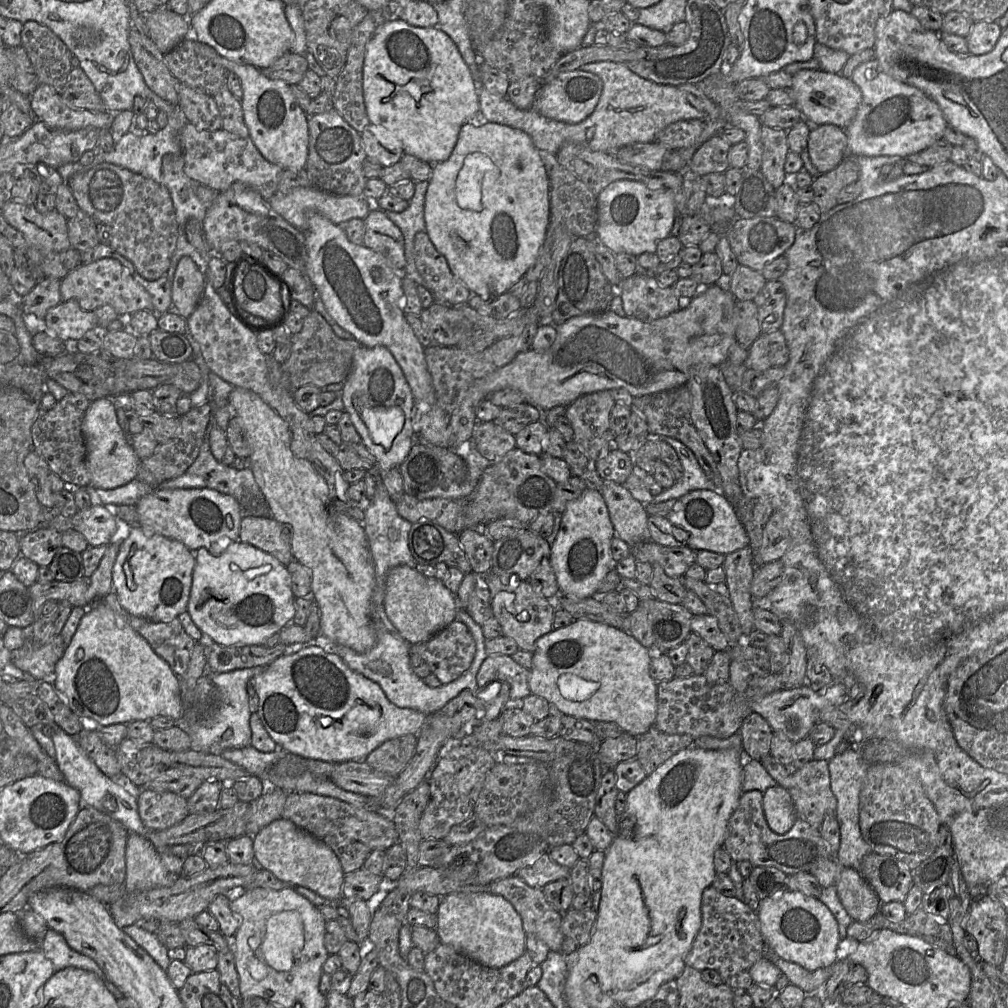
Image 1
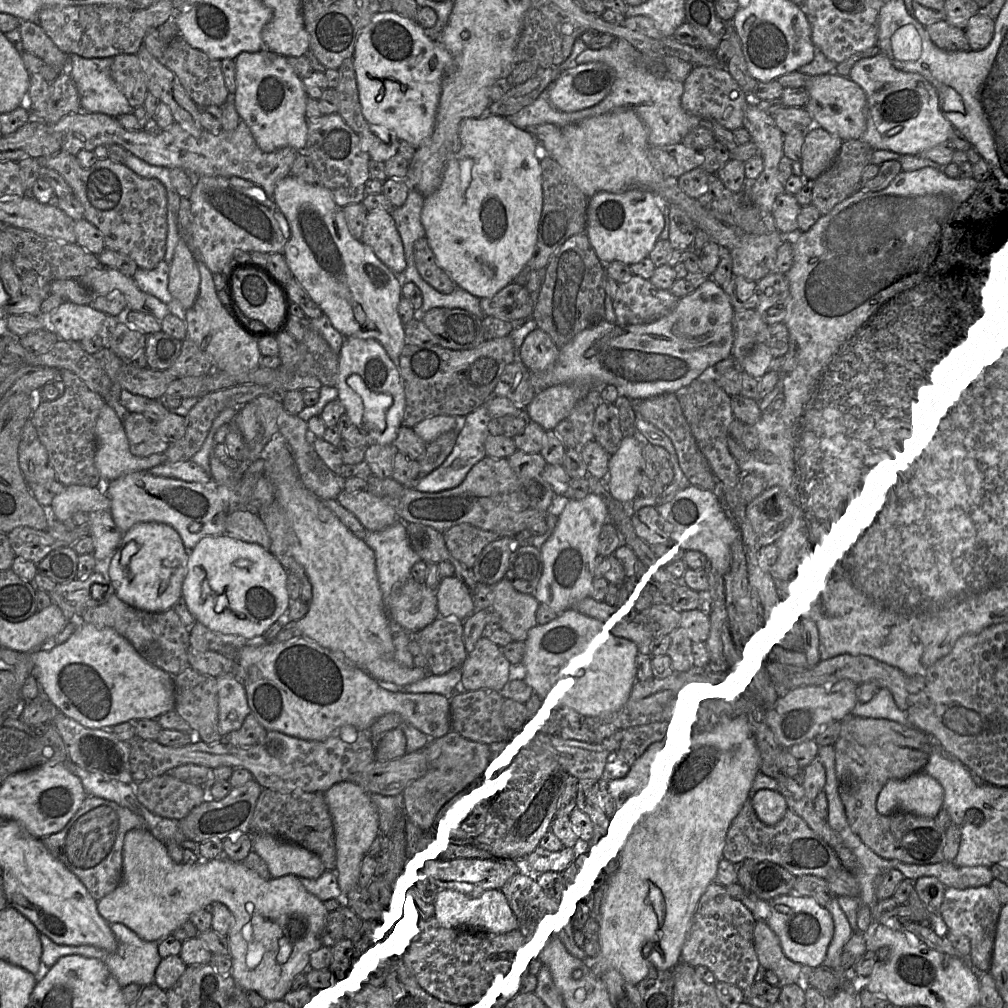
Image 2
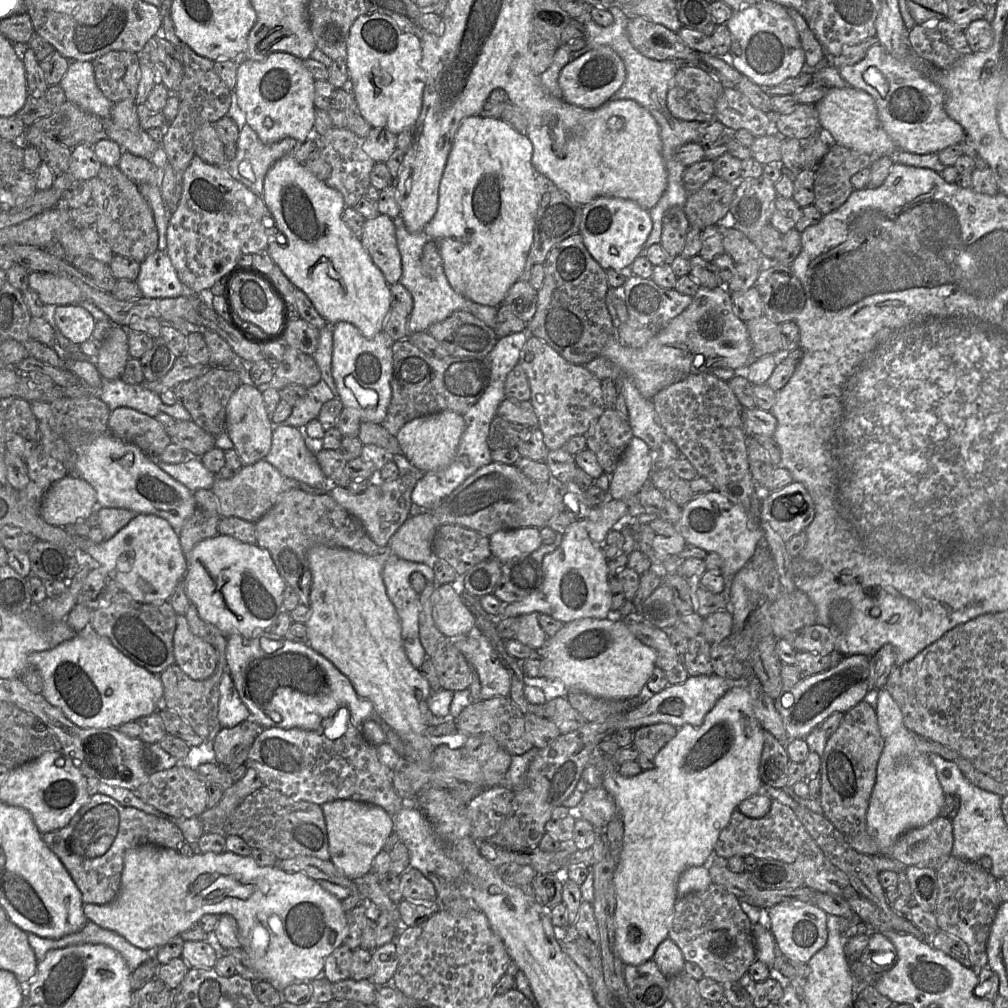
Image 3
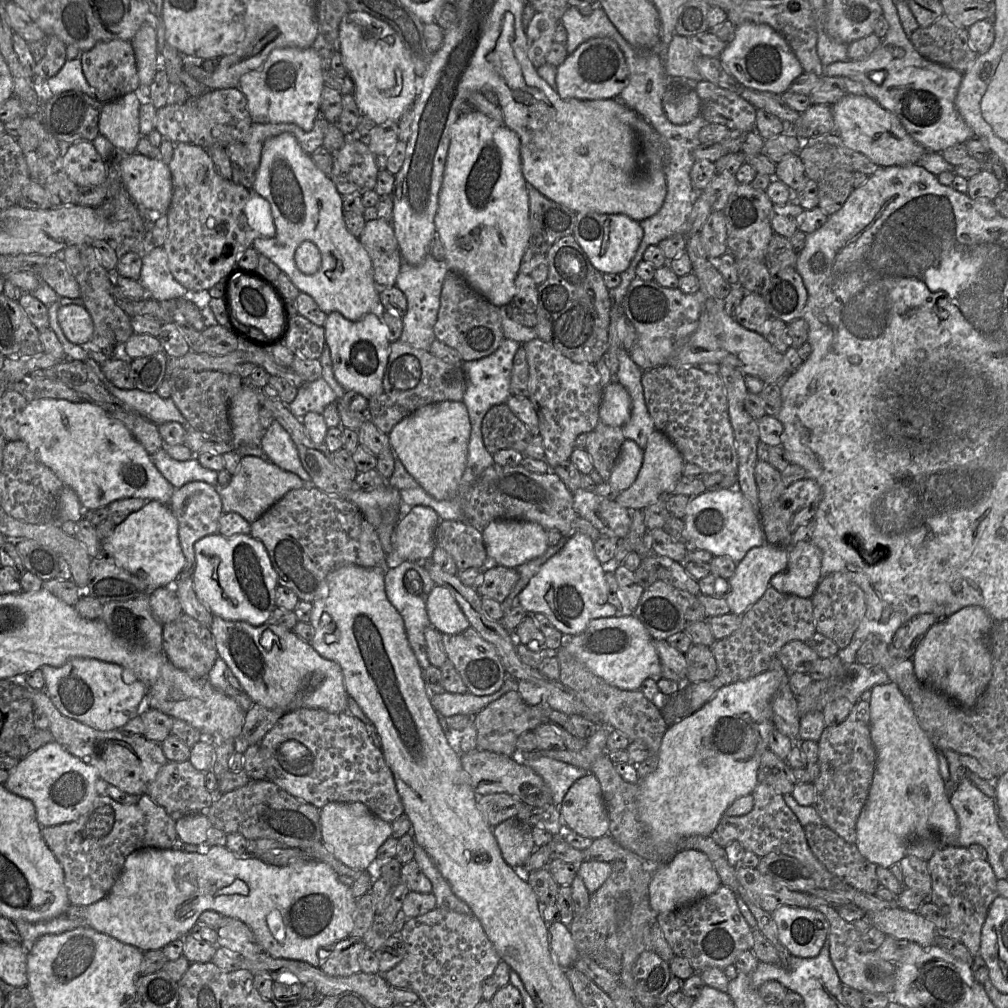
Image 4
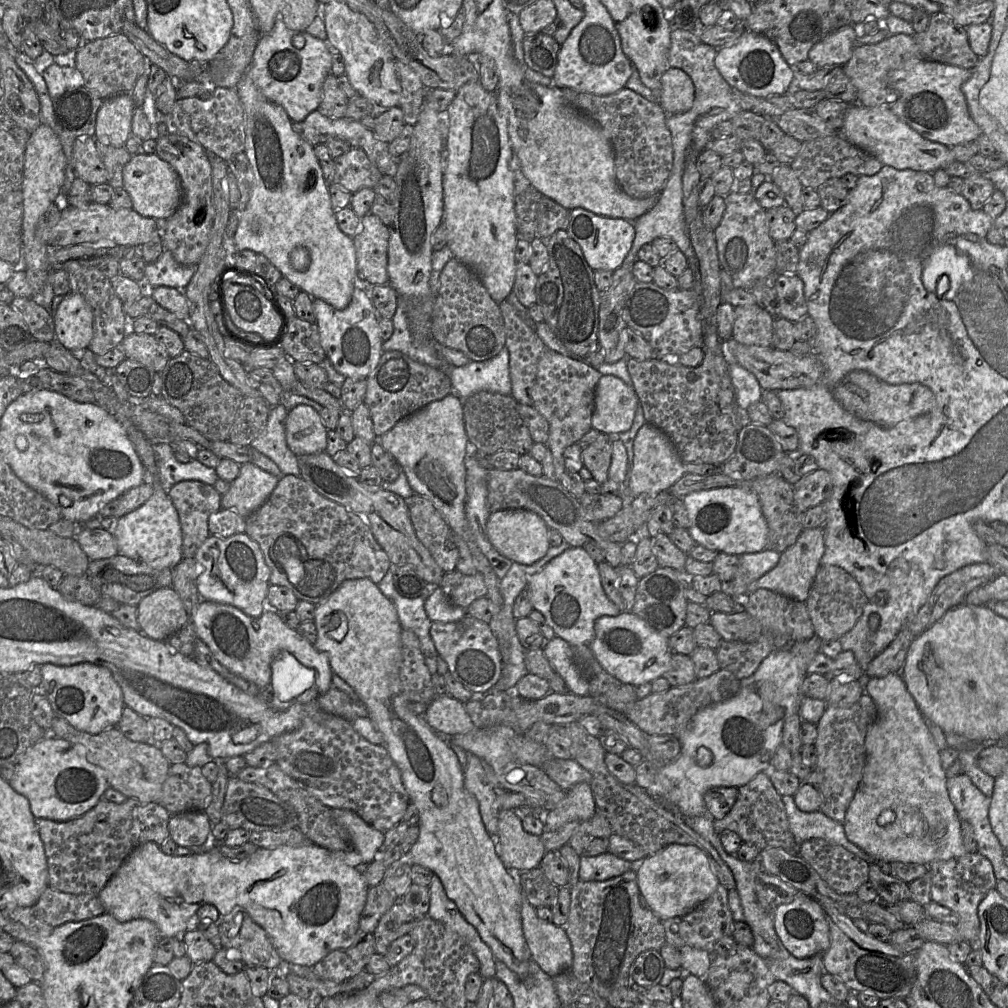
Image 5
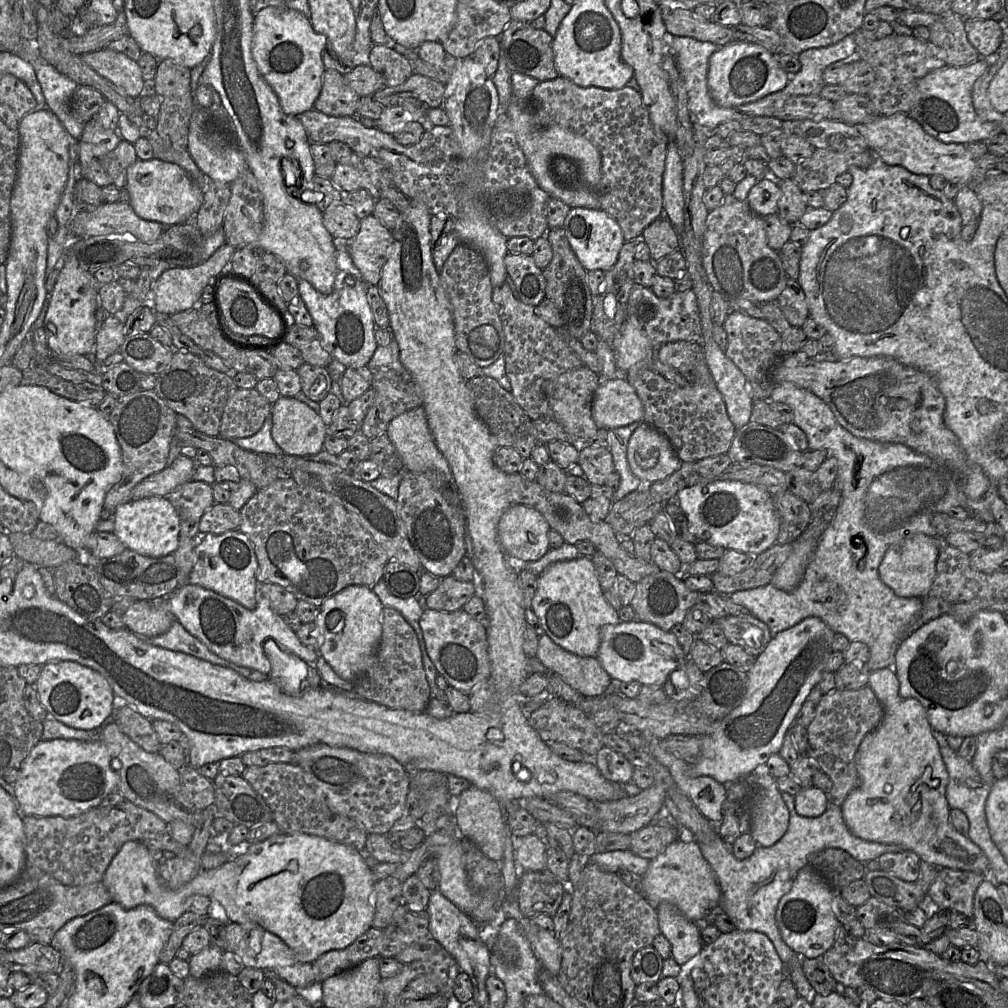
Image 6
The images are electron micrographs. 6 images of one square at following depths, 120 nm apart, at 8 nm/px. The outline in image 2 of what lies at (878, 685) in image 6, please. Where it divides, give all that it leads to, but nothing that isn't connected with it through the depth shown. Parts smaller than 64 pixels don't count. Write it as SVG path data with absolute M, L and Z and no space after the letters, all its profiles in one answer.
M920 771L902 780L889 780L877 797L876 809L884 816L906 812L934 819L942 808L943 798L941 784Z

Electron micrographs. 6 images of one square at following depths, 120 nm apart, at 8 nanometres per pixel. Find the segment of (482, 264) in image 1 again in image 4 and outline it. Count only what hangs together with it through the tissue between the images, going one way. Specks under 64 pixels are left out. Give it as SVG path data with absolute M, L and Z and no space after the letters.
M474 110L462 113L451 126L451 139L443 174L443 180L438 196L438 209L434 218L436 235L440 238L444 250L444 260L449 270L459 274L475 291L487 301L500 308L512 304L516 294L515 280L519 273L521 259L529 246L530 237L530 209L527 182L522 173L520 156L520 139L516 132L509 129L503 122L493 120L485 114Z

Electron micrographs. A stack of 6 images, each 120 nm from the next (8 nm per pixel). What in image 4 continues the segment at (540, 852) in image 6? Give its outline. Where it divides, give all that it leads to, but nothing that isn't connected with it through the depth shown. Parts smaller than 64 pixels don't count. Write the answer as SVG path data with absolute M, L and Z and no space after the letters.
M517 817L509 818L492 828L503 859L510 867L523 866L537 848L531 828L532 826L522 823Z

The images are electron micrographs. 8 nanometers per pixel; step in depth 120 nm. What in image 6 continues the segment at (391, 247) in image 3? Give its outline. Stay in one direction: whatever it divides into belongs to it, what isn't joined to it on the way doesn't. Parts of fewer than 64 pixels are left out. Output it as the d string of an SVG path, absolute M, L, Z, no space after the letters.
M374 214L360 219L358 233L349 242L349 253L368 284L378 285L391 243L391 230Z

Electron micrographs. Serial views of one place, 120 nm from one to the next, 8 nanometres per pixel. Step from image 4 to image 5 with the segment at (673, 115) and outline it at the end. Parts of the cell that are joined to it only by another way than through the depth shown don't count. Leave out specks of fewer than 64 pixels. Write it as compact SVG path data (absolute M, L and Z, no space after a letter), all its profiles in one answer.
M669 67L661 78L659 104L666 114L674 115L691 109L695 87L691 78L679 68Z

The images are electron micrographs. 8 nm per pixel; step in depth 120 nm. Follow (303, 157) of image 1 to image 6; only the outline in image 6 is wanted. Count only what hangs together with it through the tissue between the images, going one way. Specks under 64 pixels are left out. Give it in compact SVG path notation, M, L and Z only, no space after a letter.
M266 6L254 16L252 55L257 68L279 99L281 109L288 116L298 116L312 108L320 94L325 66L322 52L327 44L325 35L317 33L308 18L285 6Z

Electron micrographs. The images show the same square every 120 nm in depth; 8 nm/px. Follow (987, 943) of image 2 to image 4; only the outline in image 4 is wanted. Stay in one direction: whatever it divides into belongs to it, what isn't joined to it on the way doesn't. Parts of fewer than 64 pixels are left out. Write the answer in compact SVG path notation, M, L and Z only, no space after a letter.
M943 846L927 863L932 880L929 901L941 909L947 921L943 935L962 943L973 957L979 956L982 927L992 902L999 896L990 864L960 846Z

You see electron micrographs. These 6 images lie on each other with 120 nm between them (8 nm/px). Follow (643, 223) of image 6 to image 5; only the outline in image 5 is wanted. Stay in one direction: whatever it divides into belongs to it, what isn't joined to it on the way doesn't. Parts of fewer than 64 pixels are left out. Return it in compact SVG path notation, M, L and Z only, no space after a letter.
M569 88L561 91L566 102L597 124L609 139L615 155L615 175L620 188L636 199L660 194L673 167L672 137L661 105L627 88L609 95L595 95Z

